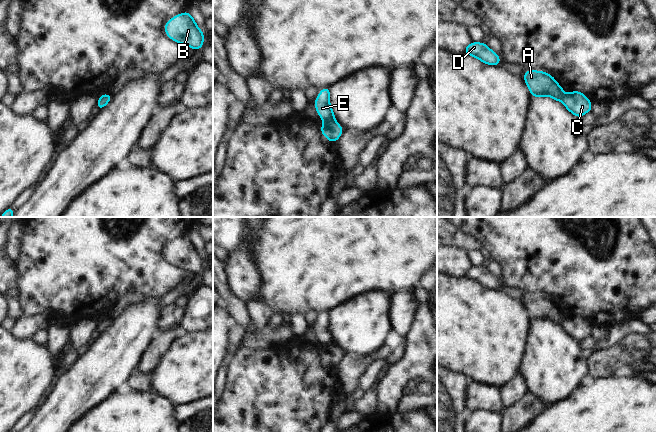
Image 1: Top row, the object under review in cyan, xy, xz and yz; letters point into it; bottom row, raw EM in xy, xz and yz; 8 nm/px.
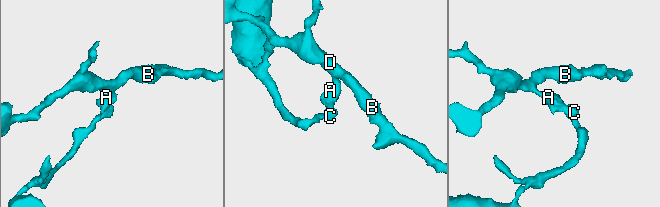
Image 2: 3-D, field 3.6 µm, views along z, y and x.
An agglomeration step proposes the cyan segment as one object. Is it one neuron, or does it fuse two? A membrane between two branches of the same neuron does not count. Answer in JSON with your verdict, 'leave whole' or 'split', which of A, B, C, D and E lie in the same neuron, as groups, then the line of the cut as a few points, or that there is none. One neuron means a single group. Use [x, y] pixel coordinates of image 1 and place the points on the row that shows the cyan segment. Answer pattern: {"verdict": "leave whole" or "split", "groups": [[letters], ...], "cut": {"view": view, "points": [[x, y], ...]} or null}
{"verdict": "split", "groups": [["A", "B", "D", "E"], ["C"]], "cut": {"view": "xz", "points": [[334, 119], [327, 119], [325, 121]]}}

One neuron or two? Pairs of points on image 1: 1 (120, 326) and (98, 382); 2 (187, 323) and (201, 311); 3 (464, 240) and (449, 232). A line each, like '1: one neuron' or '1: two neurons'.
1: one neuron
2: one neuron
3: one neuron

